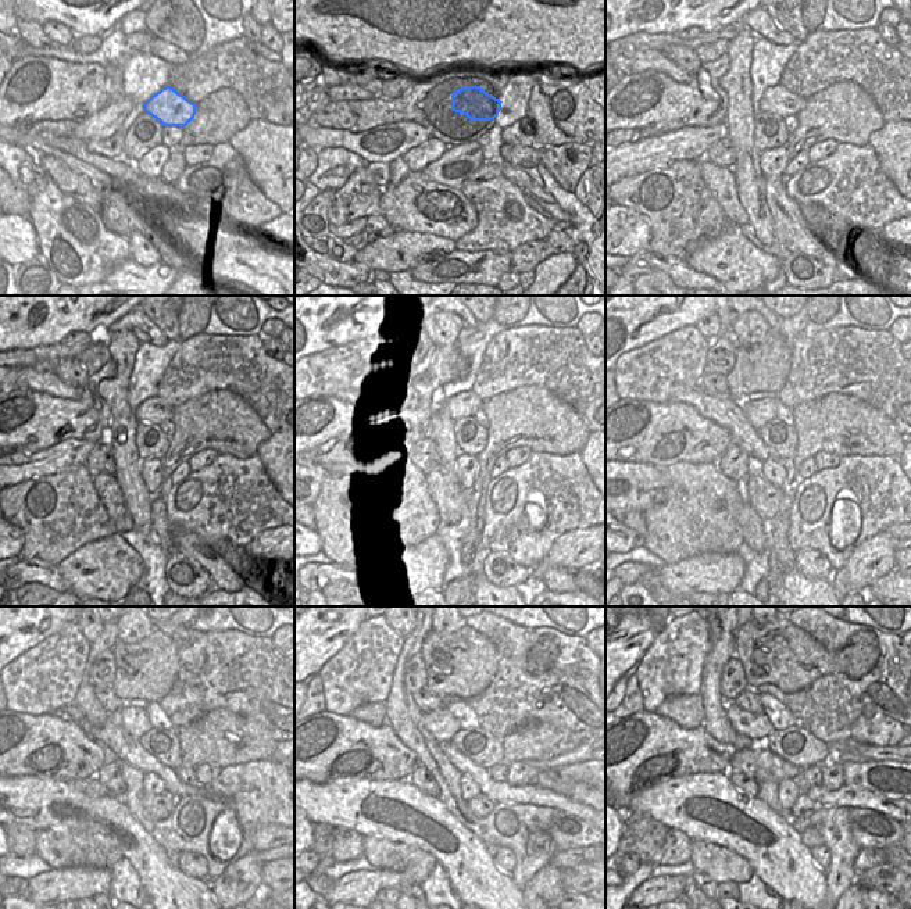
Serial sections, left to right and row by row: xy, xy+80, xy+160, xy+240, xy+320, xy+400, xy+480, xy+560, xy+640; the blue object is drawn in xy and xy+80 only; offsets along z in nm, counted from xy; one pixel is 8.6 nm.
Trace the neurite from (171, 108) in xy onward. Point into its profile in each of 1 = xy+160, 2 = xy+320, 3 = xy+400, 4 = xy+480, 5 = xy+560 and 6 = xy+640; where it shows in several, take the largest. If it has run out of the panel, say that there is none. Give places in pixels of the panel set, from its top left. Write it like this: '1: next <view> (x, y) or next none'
1: next xy+160 (778, 100)
2: next xy+320 (463, 405)
3: next xy+400 (760, 412)
4: next xy+480 (135, 720)
5: next xy+560 (442, 725)
6: next xy+640 (757, 727)

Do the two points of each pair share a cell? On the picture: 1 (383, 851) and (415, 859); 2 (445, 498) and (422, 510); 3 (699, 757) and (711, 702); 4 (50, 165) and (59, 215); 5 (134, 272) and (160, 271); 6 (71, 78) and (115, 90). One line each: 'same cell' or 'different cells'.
1: same cell
2: different cells
3: different cells
4: different cells
5: same cell
6: different cells

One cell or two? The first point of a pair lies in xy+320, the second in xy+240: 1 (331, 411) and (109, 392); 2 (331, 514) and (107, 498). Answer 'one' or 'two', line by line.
1: two
2: two

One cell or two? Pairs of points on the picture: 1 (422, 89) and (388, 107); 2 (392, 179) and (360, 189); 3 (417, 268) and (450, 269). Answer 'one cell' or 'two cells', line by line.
1: two cells
2: two cells
3: one cell

